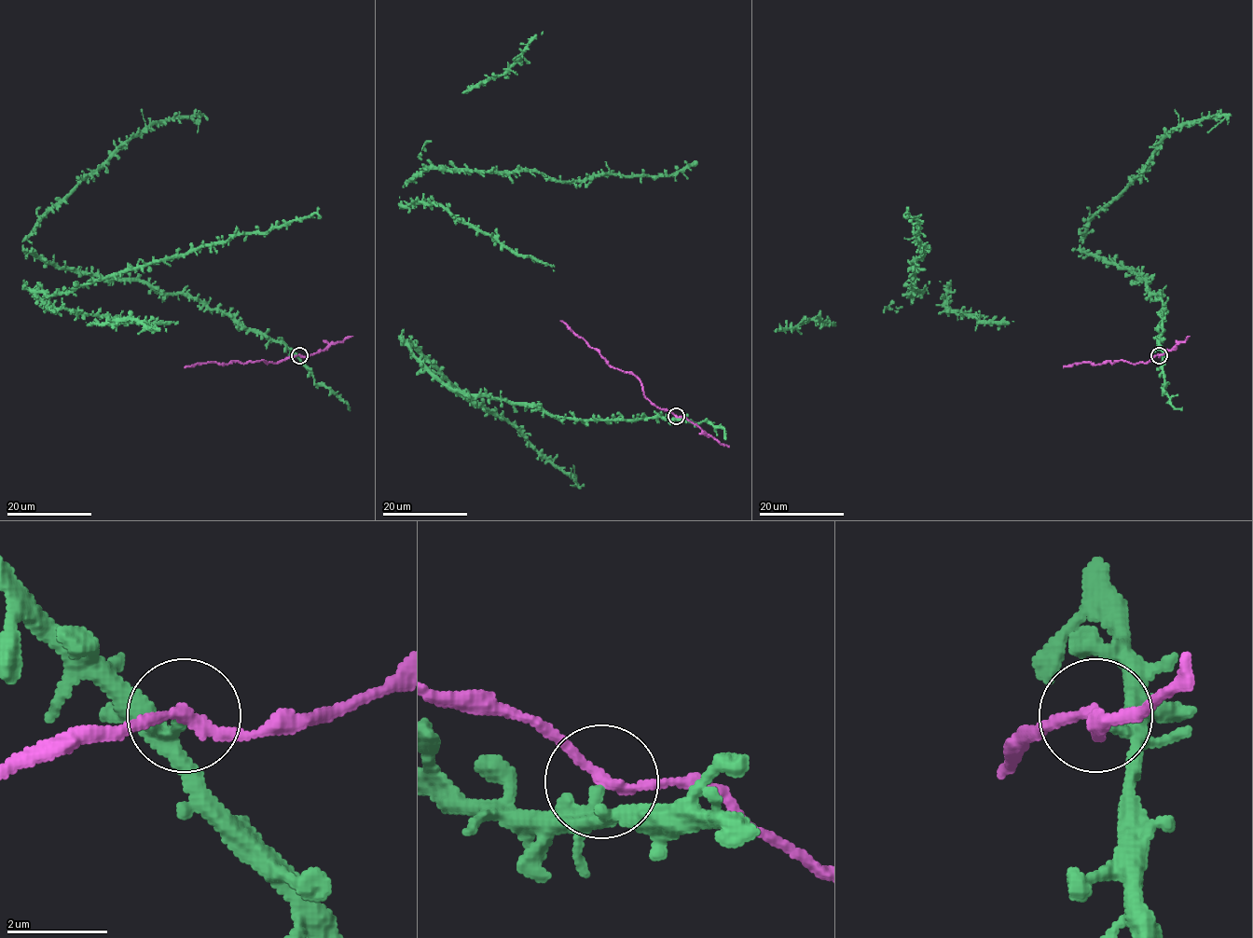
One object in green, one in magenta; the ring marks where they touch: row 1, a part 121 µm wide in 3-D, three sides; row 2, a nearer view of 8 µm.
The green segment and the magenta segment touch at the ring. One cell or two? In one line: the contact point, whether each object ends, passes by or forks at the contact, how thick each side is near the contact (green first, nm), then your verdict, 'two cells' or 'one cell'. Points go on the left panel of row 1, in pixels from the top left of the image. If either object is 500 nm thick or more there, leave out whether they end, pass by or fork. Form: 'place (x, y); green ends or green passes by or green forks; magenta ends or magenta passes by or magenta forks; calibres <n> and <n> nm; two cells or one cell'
place (299, 355); green forks; magenta passes by; calibres 150 and 200 nm; one cell

